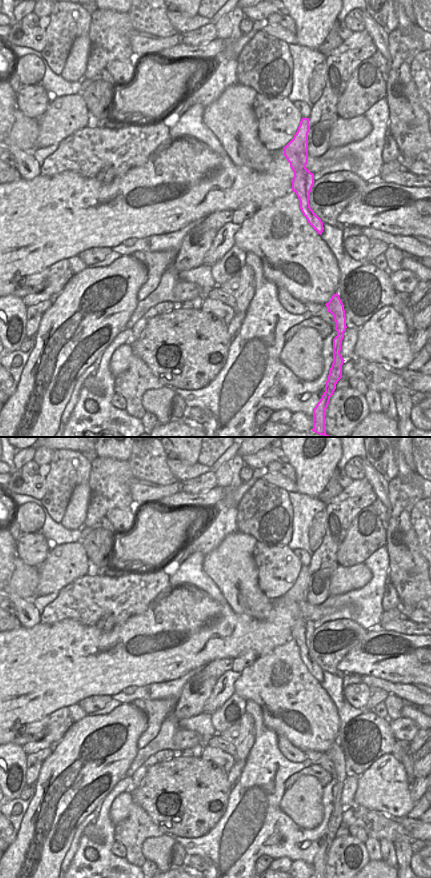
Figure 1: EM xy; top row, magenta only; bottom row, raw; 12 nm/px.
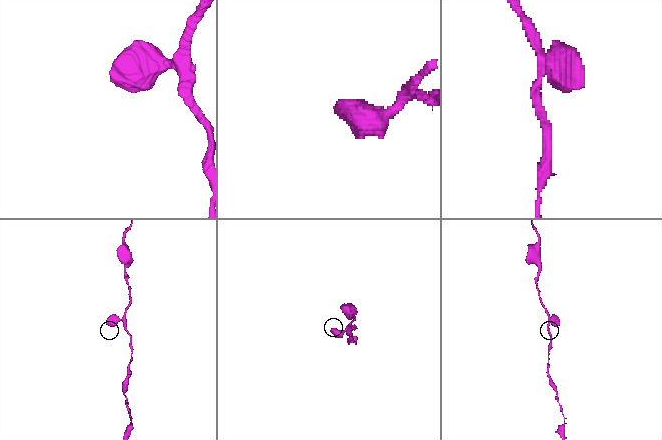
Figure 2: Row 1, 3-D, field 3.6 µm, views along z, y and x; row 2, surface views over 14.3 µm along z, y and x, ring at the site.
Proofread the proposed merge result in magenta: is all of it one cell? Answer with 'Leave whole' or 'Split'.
Leave whole

